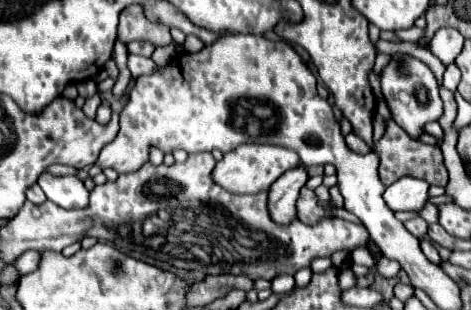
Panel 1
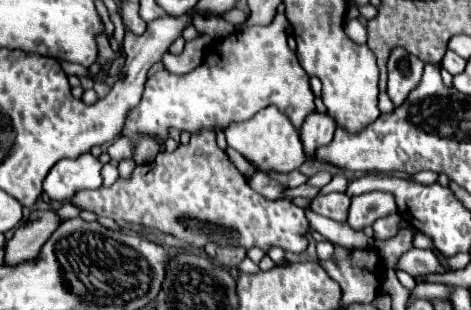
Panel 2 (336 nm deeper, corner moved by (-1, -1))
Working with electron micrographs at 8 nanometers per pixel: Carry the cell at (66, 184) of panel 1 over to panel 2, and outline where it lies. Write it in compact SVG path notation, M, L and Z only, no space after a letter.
M92 154L62 158L44 178L44 192L50 196L50 200L64 202L80 190L96 190L102 186L100 168L100 160L96 160Z

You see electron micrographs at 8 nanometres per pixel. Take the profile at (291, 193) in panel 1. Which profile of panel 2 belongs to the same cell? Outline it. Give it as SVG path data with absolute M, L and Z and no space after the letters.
M310 114L300 128L300 142L304 146L304 154L308 160L314 160L318 148L332 142L336 130L336 122L328 114Z

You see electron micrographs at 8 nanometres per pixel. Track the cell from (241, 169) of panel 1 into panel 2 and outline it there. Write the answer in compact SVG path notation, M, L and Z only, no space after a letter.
M268 106L268 108L260 110L254 118L250 118L246 122L238 122L238 124L228 126L228 130L224 130L224 134L226 134L228 146L234 148L236 152L240 152L260 172L288 174L292 170L298 170L302 166L302 162L306 160L304 152L302 152L302 146L300 146L298 130L274 106Z

